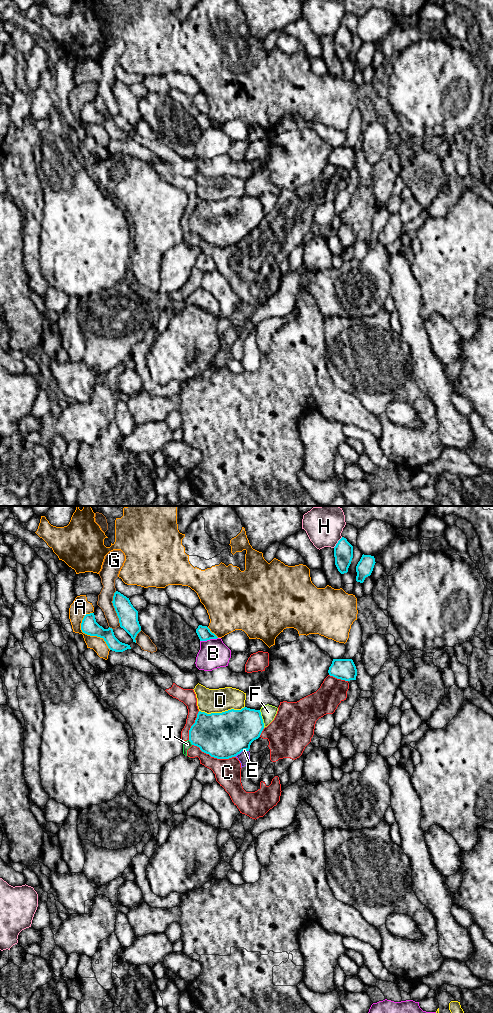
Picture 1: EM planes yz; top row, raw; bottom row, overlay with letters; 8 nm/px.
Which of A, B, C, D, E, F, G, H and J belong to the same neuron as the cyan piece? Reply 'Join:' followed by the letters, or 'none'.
Join: none

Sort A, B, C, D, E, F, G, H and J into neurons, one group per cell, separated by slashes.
A / B / C E G J / D / F / H

